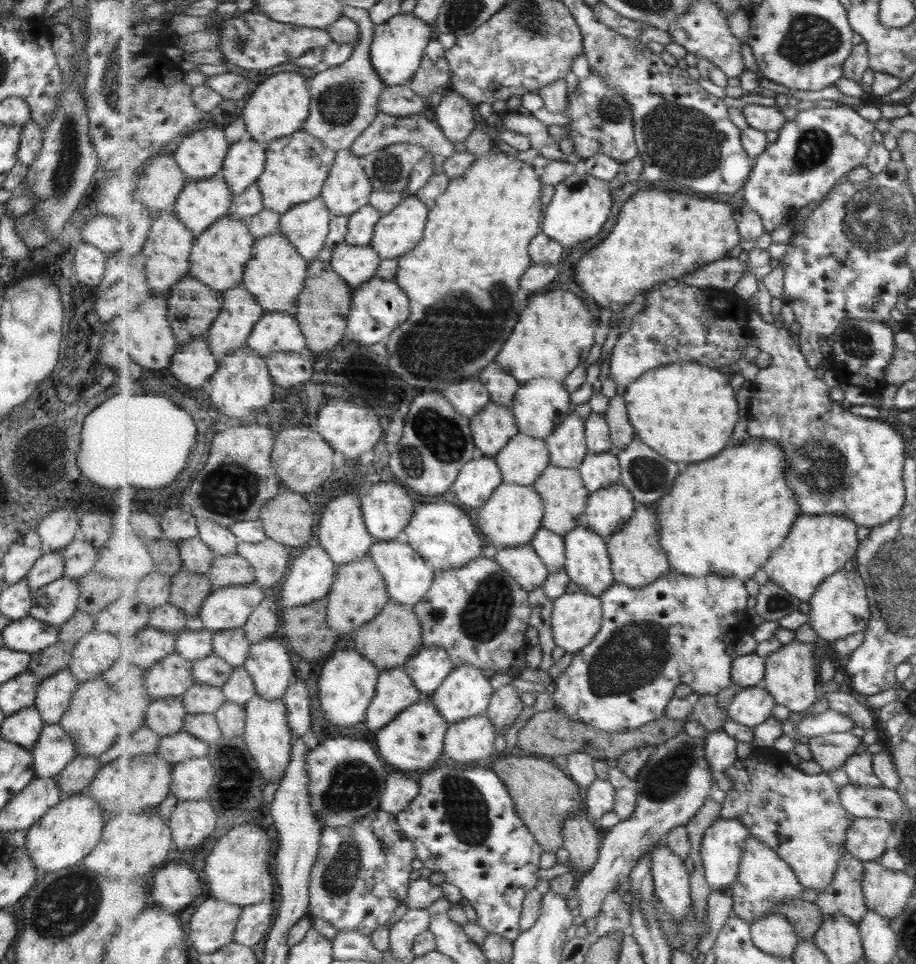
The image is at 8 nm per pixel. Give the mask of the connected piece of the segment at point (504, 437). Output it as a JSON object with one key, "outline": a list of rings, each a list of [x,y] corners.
{"outline":[[[491,402],[471,419],[478,454],[496,457],[519,434],[514,412],[507,405]]]}

